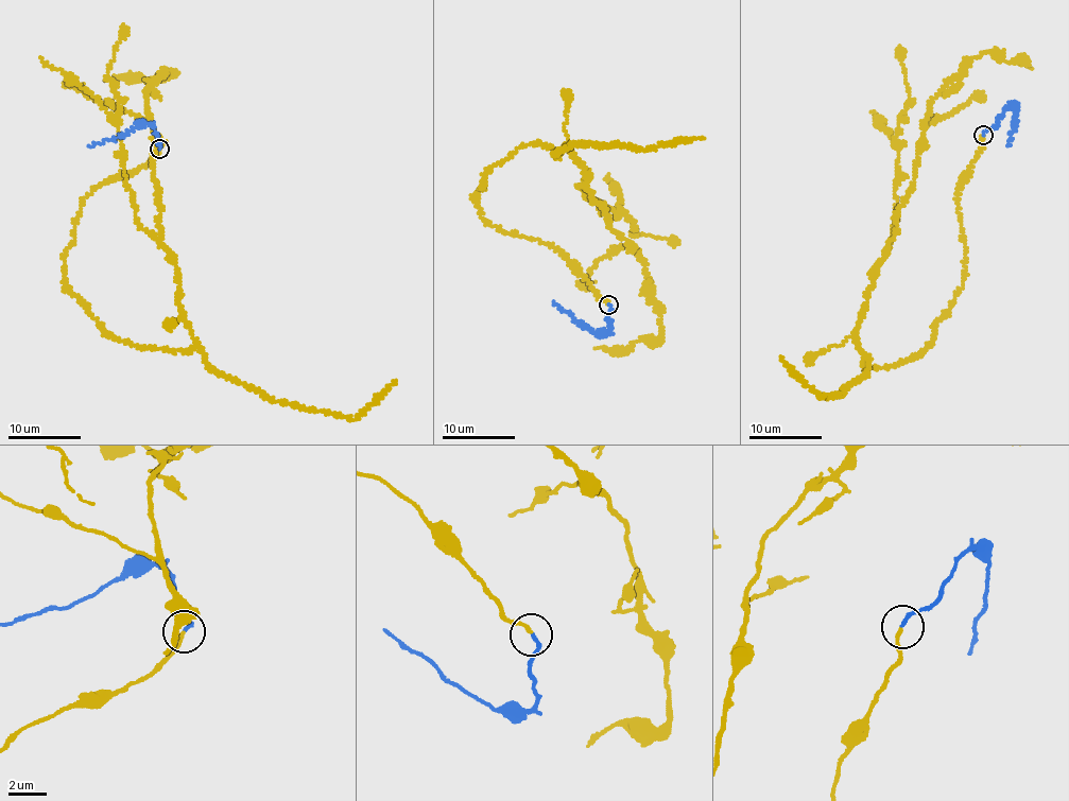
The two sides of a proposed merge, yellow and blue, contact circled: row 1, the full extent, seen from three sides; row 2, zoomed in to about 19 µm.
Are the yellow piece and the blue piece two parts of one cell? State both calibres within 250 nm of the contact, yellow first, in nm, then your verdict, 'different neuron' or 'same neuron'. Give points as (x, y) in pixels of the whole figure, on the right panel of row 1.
180/200 nm | same neuron

